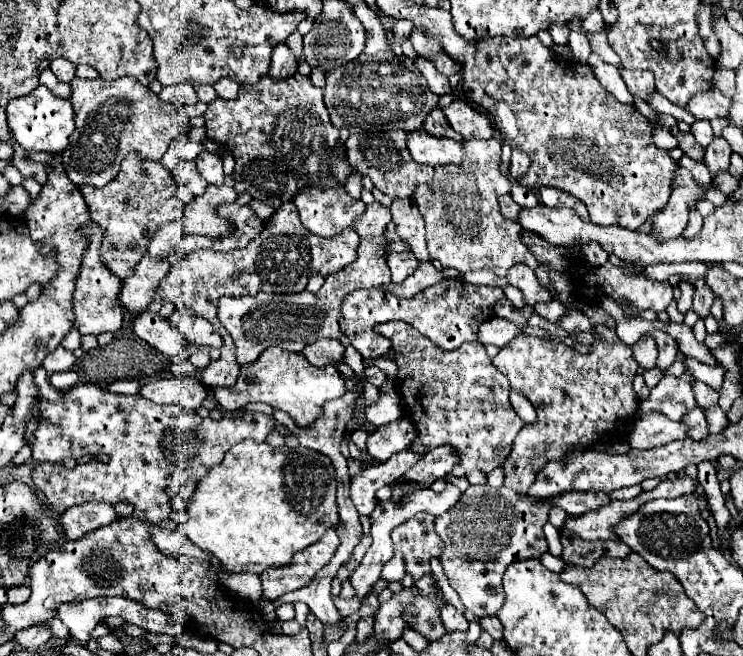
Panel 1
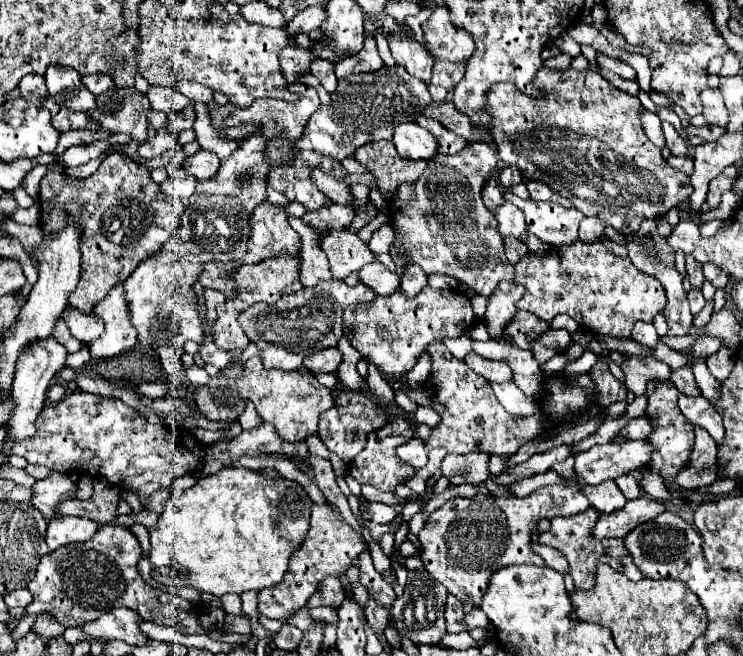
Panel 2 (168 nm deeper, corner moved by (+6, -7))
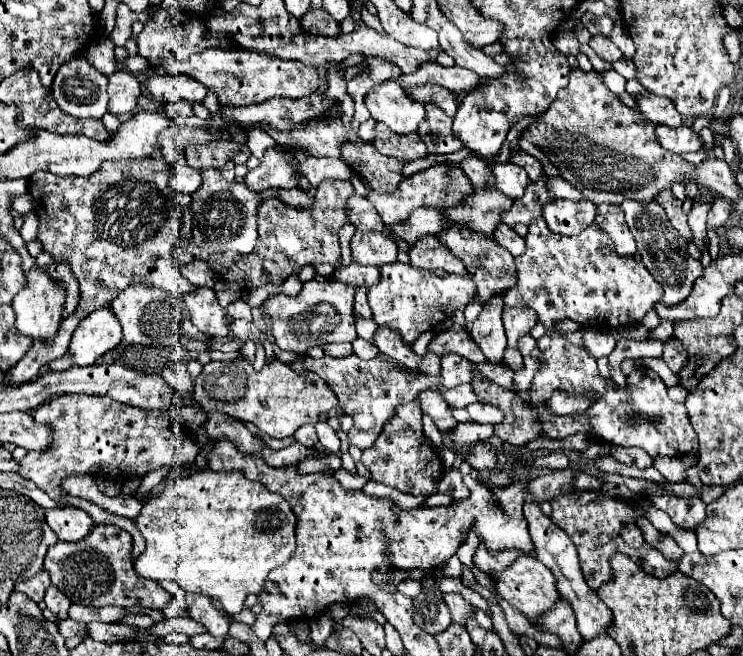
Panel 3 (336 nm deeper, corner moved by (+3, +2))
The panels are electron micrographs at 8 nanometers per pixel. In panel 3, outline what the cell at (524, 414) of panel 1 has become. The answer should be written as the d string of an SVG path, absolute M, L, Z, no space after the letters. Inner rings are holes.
M446 354L442 356L442 376L416 376L412 372L408 372L408 368L396 364L394 360L388 360L388 356L376 356L374 360L360 360L358 356L346 356L346 358L310 358L306 356L304 362L294 362L292 364L298 372L300 370L310 370L316 372L338 396L340 400L340 408L354 418L354 426L348 432L348 442L350 446L356 446L360 450L366 450L374 444L374 440L378 438L382 426L394 416L396 406L416 400L422 390L434 386L434 384L444 384L444 386L458 386L458 384L466 384L470 382L470 372L472 370L480 370L486 378L490 378L492 382L518 392L514 388L514 370L508 368L506 364L492 364L492 362L484 362L484 364L472 364L468 360L462 360L456 354Z

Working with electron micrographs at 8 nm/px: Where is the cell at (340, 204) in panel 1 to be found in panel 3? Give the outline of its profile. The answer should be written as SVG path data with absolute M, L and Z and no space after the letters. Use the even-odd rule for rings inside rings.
M268 148L264 152L260 166L256 170L250 170L244 176L244 184L252 192L264 192L272 186L298 188L300 178L302 176L300 176L296 164L290 158L286 158L284 152L276 152L274 148Z

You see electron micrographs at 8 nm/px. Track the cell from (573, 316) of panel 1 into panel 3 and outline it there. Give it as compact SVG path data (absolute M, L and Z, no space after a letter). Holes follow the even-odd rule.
M526 332L526 334L524 334L520 340L518 340L518 348L520 348L522 356L532 356L532 354L540 352L538 342L532 338L532 334L530 334L530 332Z

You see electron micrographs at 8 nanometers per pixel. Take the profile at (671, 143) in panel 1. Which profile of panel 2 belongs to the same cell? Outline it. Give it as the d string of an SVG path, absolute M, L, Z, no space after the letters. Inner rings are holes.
M641 109L639 117L641 117L641 123L643 123L645 135L647 135L657 147L663 147L665 141L663 141L663 131L661 131L661 119L659 119L653 111L649 111L649 109Z

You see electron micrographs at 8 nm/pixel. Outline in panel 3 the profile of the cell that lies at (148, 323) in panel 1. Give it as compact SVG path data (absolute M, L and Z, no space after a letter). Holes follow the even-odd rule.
M172 362L172 364L162 372L162 378L164 378L180 396L188 396L188 392L192 390L192 378L188 376L184 362Z

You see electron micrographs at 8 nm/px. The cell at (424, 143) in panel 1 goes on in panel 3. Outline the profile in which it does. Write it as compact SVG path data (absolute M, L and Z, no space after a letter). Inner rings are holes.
M394 80L376 84L366 94L366 106L374 120L384 122L396 134L416 132L426 120L424 106L410 100Z

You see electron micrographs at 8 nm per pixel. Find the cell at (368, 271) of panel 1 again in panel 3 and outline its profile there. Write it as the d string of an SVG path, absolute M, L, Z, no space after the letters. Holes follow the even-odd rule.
M310 280L310 282L304 282L304 288L298 296L286 296L286 294L270 296L262 304L262 310L272 322L274 344L282 350L306 354L306 350L316 344L352 342L356 338L354 320L352 320L356 290L358 288L342 284L342 282Z

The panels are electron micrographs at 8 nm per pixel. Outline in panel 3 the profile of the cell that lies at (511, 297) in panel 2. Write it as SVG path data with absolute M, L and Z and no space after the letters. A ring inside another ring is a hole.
M494 294L482 308L480 316L470 326L470 336L480 346L490 362L500 362L506 350L506 334L502 328L502 308L504 296Z

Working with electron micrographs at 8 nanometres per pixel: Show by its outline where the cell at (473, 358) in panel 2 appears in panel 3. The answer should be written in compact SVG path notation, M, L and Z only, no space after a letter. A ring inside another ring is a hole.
M452 326L450 330L438 334L438 340L432 340L428 350L438 354L438 356L454 352L454 354L458 354L474 364L486 362L486 356L480 352L476 342L472 338L468 338L468 330L460 328L460 326Z

